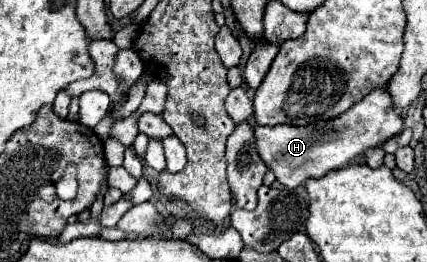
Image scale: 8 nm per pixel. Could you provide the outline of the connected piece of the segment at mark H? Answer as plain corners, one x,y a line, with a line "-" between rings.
375,89
365,95
359,103
355,103
343,115
307,125
275,125
275,127
255,127
257,149
265,165
275,173
277,181
287,189
297,189
309,177
323,177
333,169
341,169
349,165
357,155
363,155
367,149
379,147
387,139
395,137
403,131
403,117
399,117
391,105
391,97
385,89

